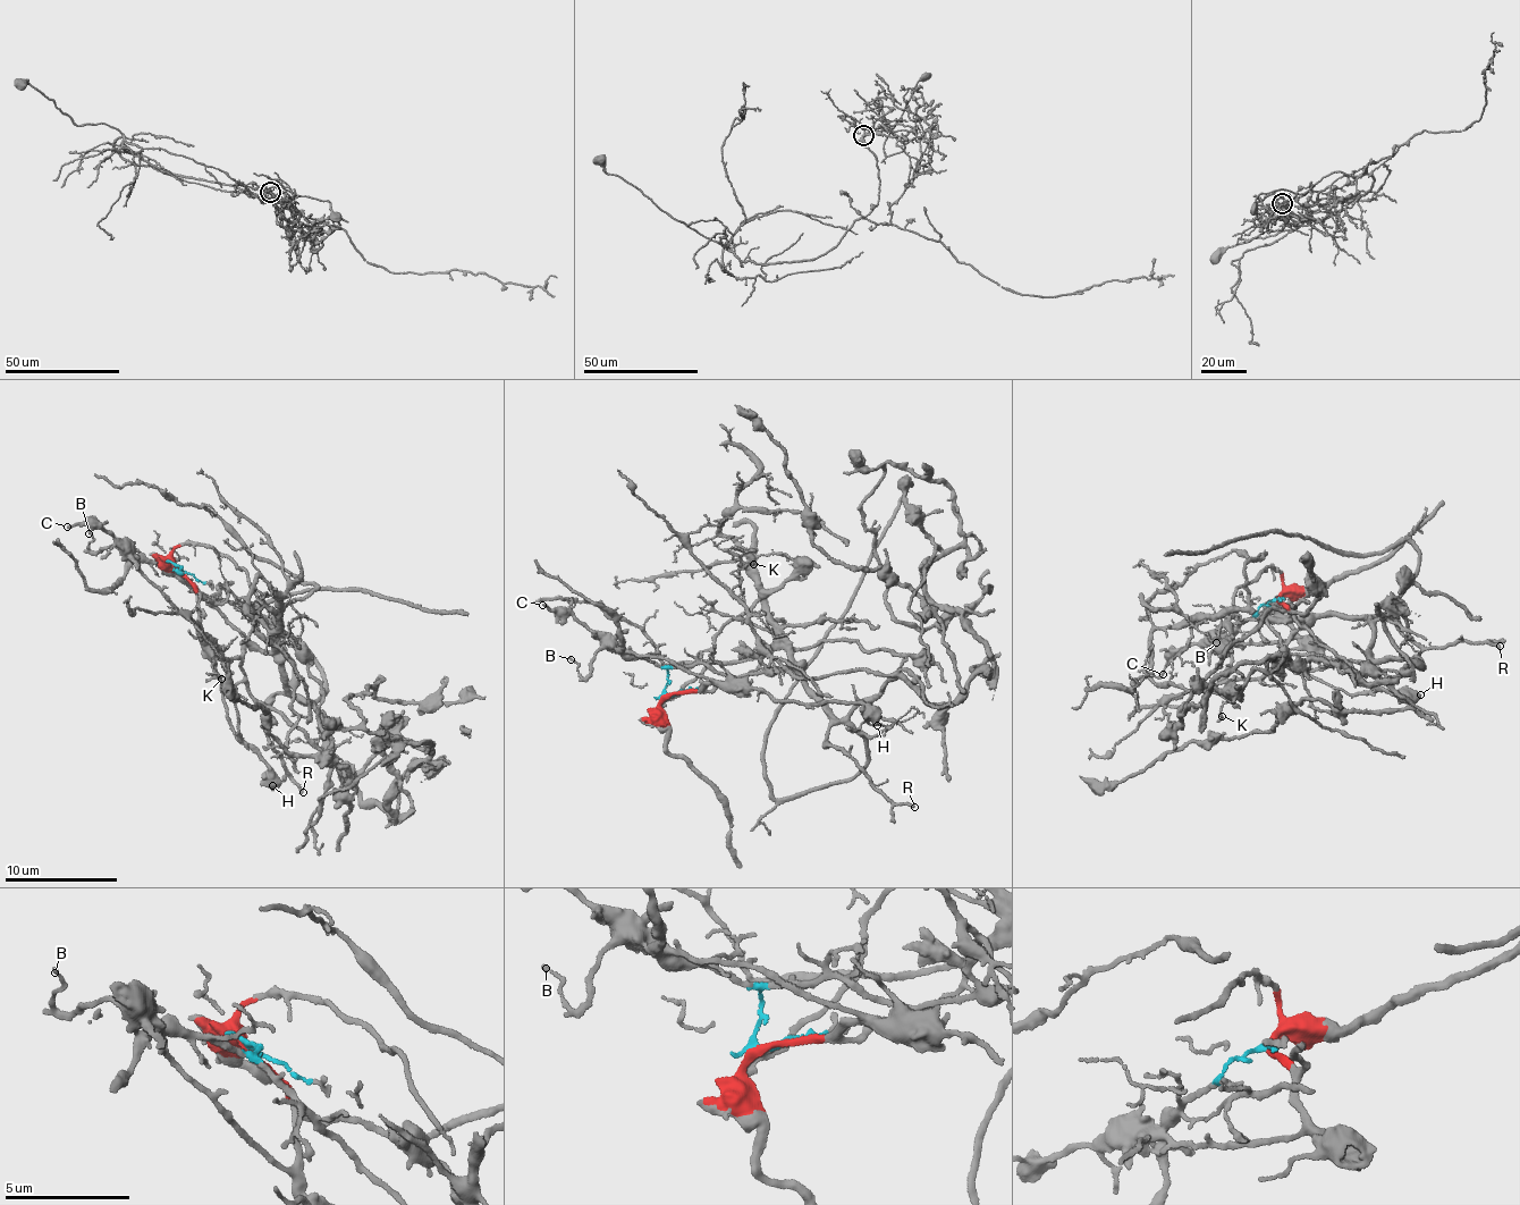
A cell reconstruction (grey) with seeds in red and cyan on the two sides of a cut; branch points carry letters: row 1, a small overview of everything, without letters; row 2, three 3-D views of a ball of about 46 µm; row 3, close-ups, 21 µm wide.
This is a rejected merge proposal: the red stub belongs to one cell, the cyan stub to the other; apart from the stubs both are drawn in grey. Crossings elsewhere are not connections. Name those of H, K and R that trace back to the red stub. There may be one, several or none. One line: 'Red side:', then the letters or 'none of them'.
Red side: H

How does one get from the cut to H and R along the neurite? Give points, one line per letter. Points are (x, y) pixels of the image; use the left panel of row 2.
H: (176, 565), (197, 597), (200, 630), (230, 724), (264, 761), (273, 785)
R: (178, 566), (202, 595), (262, 649), (275, 655), (285, 689), (272, 696), (264, 718), (270, 741), (303, 792)

